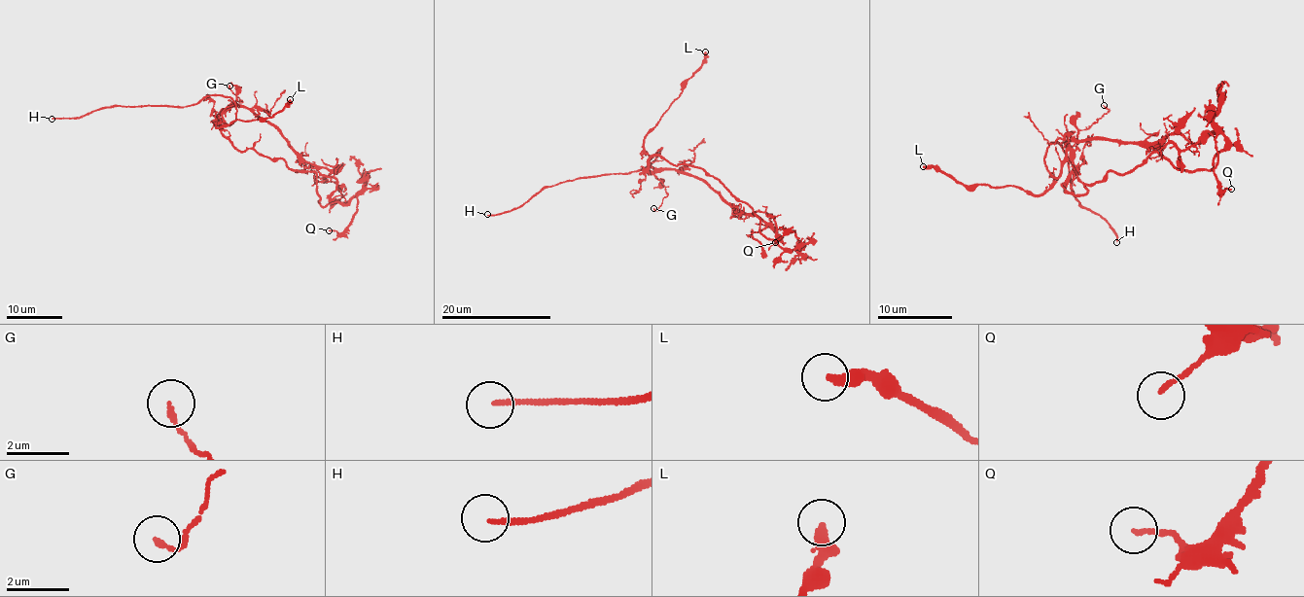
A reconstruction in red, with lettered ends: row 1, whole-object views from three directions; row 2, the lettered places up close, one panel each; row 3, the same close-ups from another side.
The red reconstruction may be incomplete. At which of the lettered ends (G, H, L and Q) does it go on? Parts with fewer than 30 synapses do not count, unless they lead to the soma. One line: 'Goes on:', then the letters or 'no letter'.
Goes on: H

